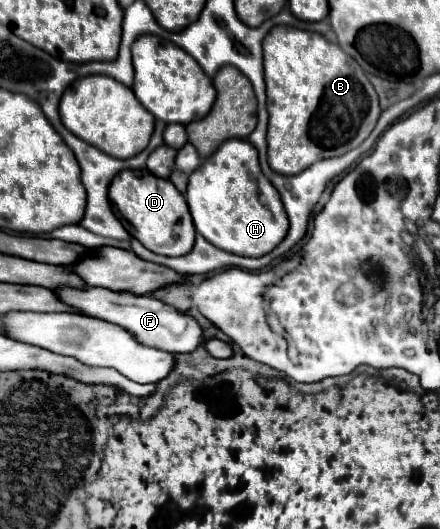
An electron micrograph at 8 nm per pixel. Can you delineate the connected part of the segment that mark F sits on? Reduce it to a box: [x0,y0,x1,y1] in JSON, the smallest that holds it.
[54,287,202,353]

